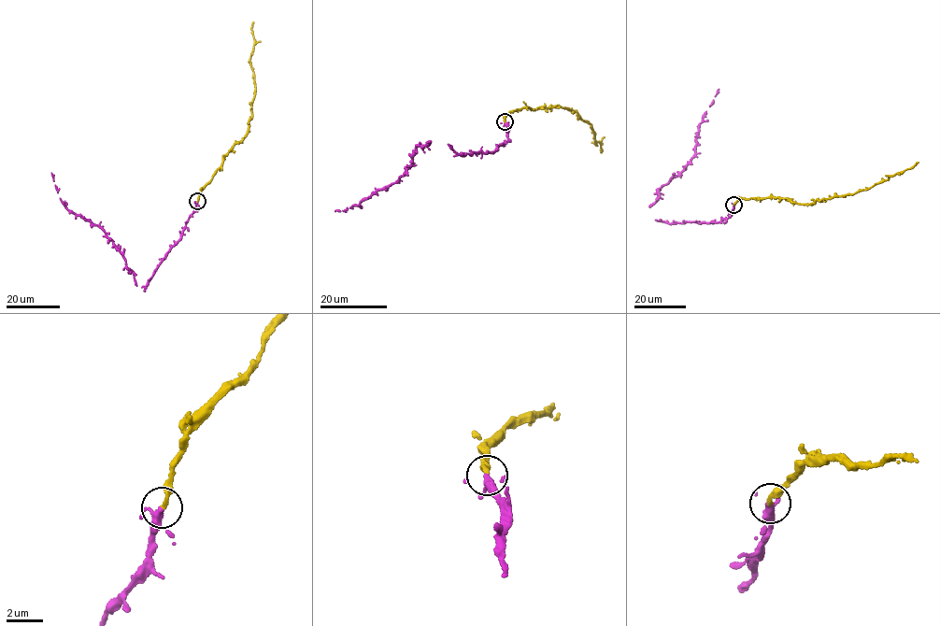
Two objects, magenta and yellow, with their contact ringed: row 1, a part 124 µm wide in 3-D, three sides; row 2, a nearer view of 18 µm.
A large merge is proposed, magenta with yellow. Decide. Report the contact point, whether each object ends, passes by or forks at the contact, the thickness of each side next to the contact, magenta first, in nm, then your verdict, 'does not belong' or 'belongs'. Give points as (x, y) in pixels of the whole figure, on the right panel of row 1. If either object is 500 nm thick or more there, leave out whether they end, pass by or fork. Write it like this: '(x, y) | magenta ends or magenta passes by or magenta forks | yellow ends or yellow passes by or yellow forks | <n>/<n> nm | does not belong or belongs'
(733, 205) | magenta forks | yellow ends | 240/240 nm | belongs

